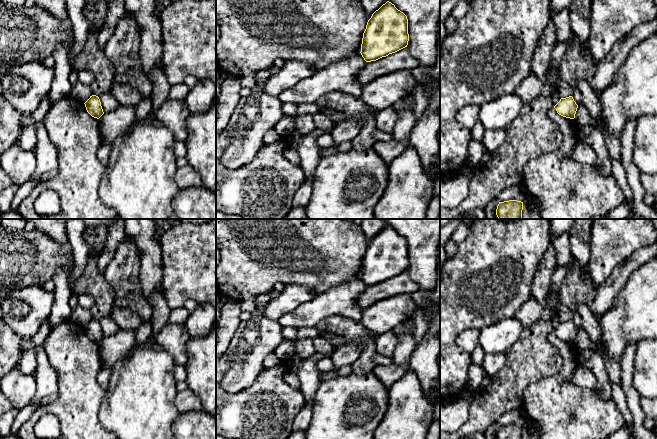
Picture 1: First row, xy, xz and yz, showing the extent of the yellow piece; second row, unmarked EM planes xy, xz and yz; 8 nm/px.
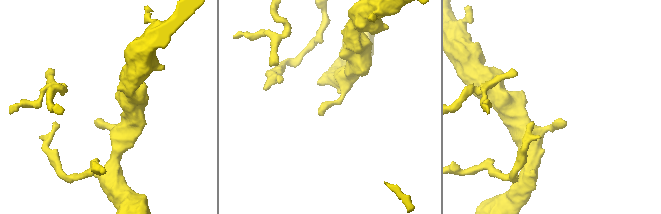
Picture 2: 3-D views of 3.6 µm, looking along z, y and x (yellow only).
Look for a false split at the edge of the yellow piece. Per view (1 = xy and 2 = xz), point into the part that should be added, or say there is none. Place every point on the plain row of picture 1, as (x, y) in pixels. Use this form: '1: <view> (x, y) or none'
1: none
2: none

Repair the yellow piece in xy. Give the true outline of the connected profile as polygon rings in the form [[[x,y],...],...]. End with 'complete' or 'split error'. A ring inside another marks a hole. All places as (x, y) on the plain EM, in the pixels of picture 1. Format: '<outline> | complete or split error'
[[[96,319],[90,320],[90,322],[84,328],[87,336],[92,341],[99,343],[104,338],[100,323],[98,320]]] | complete

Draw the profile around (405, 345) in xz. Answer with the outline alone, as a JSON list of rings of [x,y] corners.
[[[411,318],[405,321],[405,325],[406,330],[397,337],[397,344],[391,358],[398,364],[407,363],[409,365],[410,356],[415,349],[415,324]]]

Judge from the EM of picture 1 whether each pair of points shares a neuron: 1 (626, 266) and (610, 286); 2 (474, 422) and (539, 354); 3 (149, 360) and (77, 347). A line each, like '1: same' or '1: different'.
1: same
2: same
3: different

